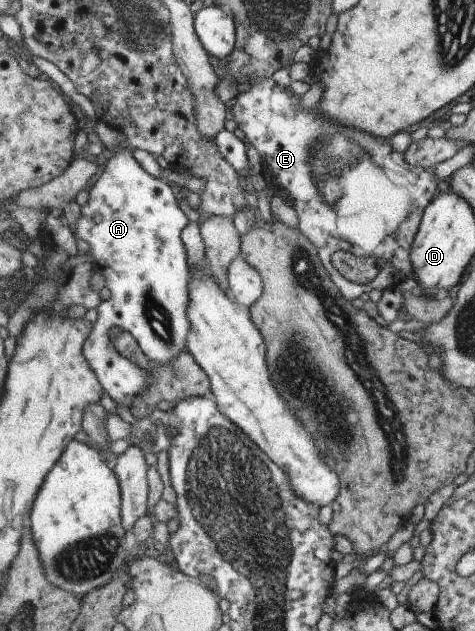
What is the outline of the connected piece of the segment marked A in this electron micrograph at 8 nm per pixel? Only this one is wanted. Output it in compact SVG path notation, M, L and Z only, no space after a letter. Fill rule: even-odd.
M119 146L119 150L115 150L114 155L111 154L98 180L89 189L88 201L80 208L80 215L75 232L79 238L83 238L91 246L89 261L97 271L98 281L110 291L110 298L103 301L97 308L98 319L94 322L95 328L83 347L84 354L94 367L99 382L102 383L109 396L129 409L133 404L133 398L143 398L137 394L143 392L145 384L121 384L121 378L125 378L125 382L127 380L145 382L149 380L149 376L145 370L139 370L139 368L129 368L131 372L121 372L123 368L109 368L109 330L119 327L129 331L140 341L143 356L147 356L151 364L173 366L175 360L183 352L189 352L187 338L190 337L192 323L190 318L191 271L187 262L188 251L185 250L182 232L191 221L191 214L185 212L178 195L173 192L173 188L167 182L149 174L135 160L133 151L129 152L127 146Z

